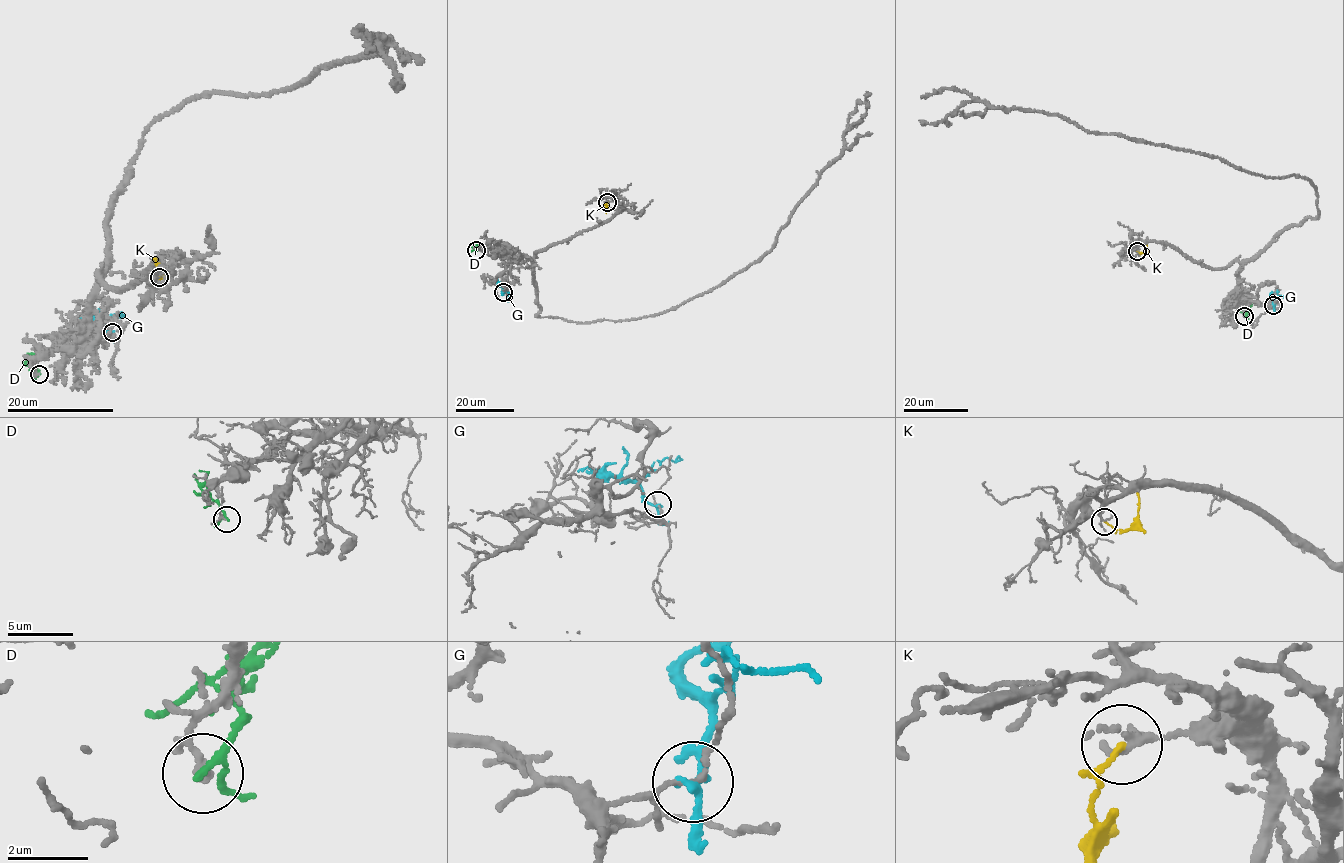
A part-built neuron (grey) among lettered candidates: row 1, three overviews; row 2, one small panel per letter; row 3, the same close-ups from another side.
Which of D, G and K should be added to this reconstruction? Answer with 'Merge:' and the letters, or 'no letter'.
Merge: no letter

